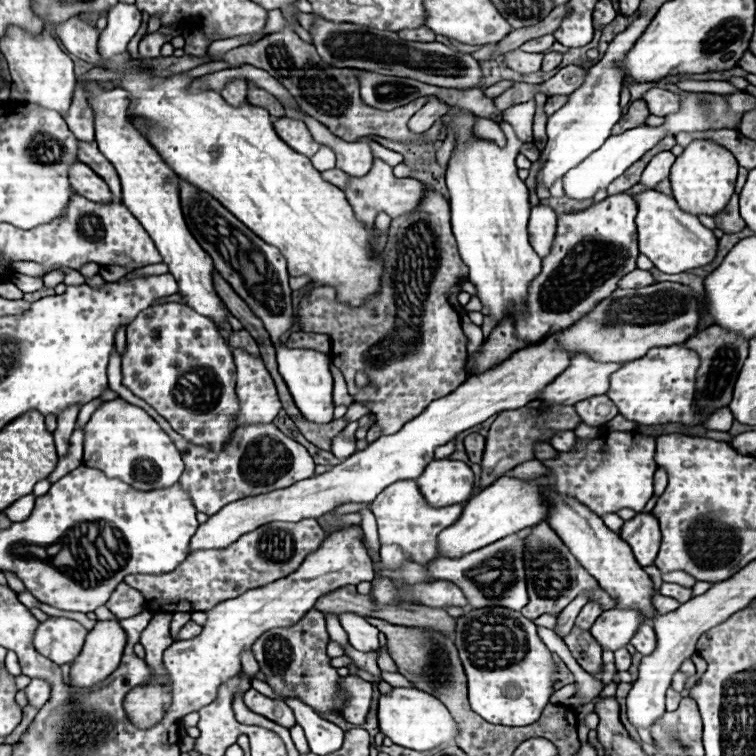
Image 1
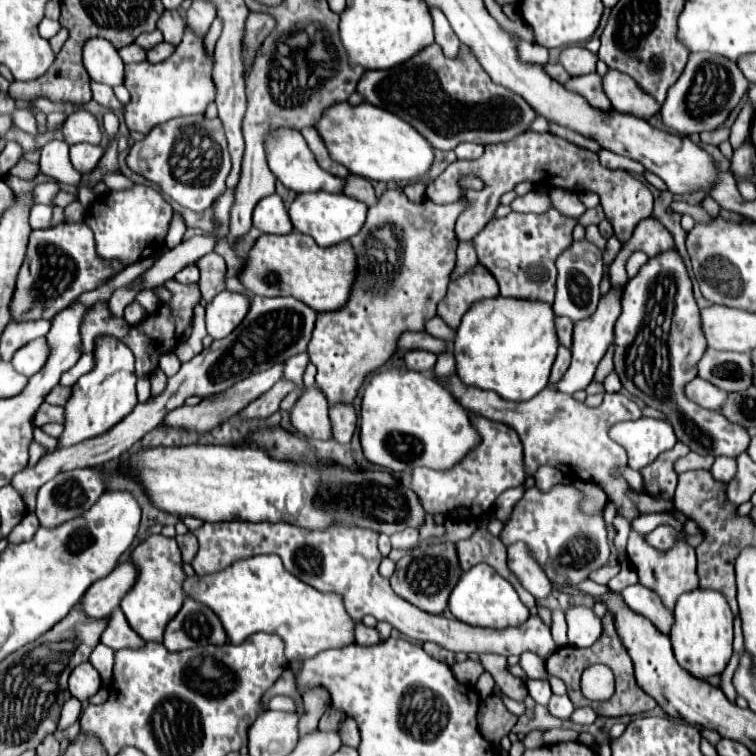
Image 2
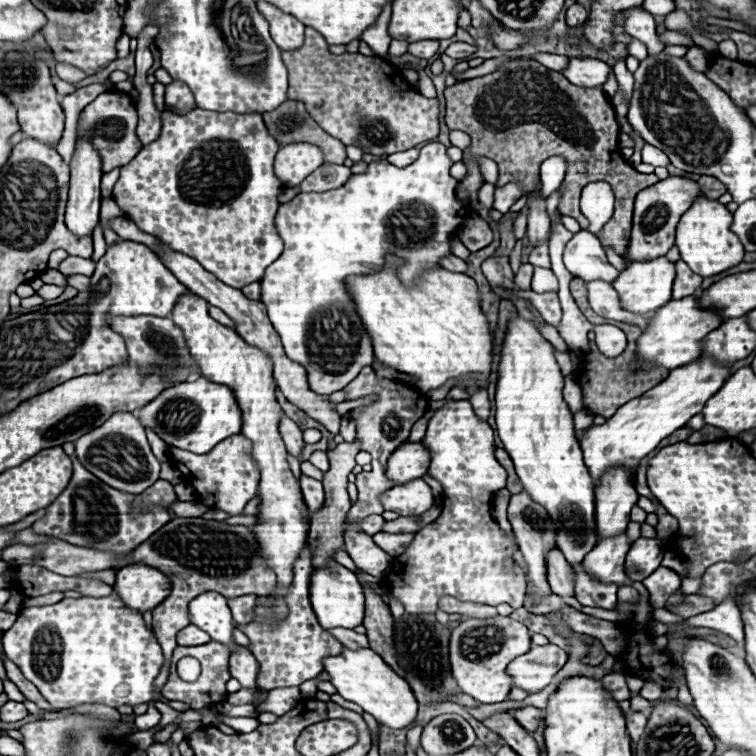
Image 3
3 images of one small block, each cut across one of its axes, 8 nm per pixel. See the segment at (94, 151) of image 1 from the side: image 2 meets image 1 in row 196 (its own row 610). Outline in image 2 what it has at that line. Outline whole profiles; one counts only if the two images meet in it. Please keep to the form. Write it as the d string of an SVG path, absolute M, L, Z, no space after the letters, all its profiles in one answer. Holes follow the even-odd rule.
M116 608L110 616L106 632L102 634L102 644L112 650L124 650L124 648L142 648L146 642L128 626L122 610Z

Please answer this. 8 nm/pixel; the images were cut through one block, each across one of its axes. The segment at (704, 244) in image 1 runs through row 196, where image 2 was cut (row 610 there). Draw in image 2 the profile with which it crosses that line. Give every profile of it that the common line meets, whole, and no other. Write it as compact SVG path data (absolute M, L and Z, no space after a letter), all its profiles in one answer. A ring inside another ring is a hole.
M634 584L634 586L624 588L622 590L622 596L624 596L626 604L634 612L638 612L638 614L646 616L648 620L652 620L654 626L660 632L670 634L670 628L674 624L674 614L672 614L672 610L668 610L662 604L662 600L660 600L660 596L656 596L656 592L644 588L642 584Z

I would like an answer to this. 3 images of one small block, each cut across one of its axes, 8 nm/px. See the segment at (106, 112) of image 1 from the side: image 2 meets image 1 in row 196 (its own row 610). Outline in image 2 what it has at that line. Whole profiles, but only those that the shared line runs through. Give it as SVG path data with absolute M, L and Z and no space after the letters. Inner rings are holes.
M154 536L152 540L146 540L138 548L134 548L130 558L138 566L138 580L134 588L124 596L120 608L126 614L126 620L132 630L138 632L146 642L162 642L166 624L178 614L186 598L186 592L182 588L186 574L182 570L178 544L174 538Z

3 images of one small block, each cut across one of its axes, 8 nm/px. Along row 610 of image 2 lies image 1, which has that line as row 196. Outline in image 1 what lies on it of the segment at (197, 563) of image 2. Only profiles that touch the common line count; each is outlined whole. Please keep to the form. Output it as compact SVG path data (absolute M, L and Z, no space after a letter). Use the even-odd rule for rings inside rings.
M374 158L372 170L364 178L352 178L348 188L344 190L348 202L354 208L354 214L358 220L362 220L366 226L374 226L374 218L378 212L386 212L388 216L402 216L418 210L418 204L422 202L426 194L426 184L416 180L416 178L394 178L392 166L384 164L384 160Z

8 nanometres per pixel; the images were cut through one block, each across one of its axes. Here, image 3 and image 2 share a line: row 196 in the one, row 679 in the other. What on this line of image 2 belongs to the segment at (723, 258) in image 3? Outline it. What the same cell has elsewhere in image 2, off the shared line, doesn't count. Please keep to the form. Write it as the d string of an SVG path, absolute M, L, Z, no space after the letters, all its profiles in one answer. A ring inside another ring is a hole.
M696 588L692 594L682 594L674 608L676 622L670 632L674 656L678 664L688 670L692 676L700 680L708 680L710 676L722 674L730 656L732 656L732 610L728 610L728 602L716 590L700 590Z

